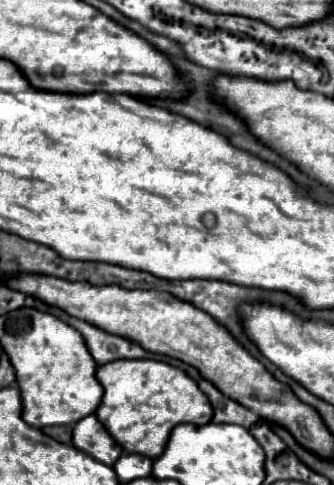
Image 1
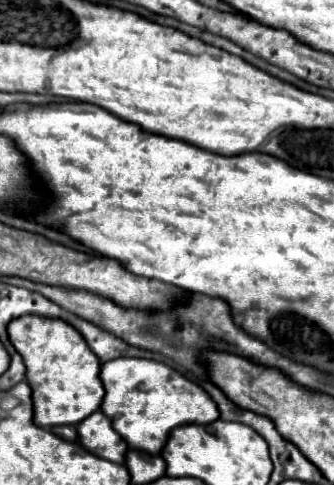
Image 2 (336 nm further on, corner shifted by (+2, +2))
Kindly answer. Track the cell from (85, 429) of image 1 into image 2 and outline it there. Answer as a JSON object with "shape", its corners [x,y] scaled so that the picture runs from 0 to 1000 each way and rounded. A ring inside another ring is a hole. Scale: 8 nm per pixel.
{"shape":[[[302,845],[272,854],[260,866],[237,874],[237,911],[249,924],[272,924],[284,940],[308,940],[314,948],[368,957],[380,936],[380,911],[338,887],[338,874]]]}

